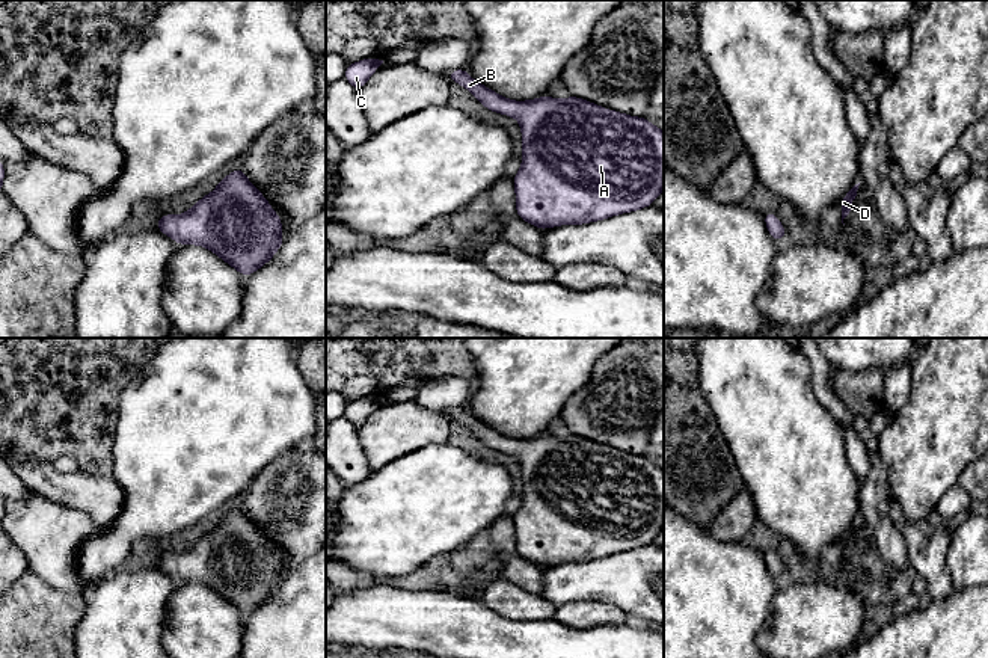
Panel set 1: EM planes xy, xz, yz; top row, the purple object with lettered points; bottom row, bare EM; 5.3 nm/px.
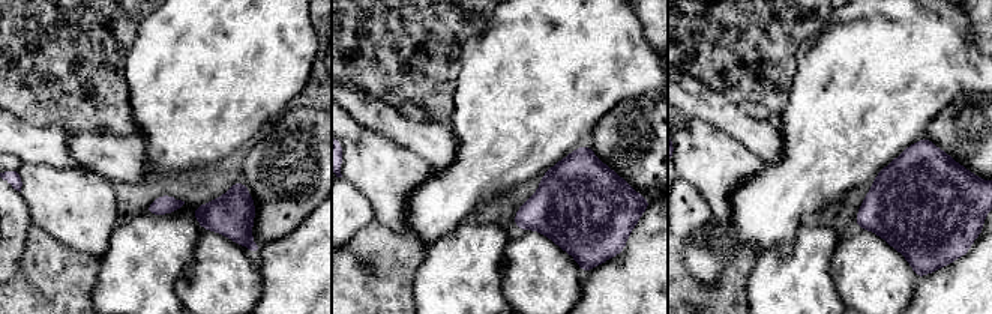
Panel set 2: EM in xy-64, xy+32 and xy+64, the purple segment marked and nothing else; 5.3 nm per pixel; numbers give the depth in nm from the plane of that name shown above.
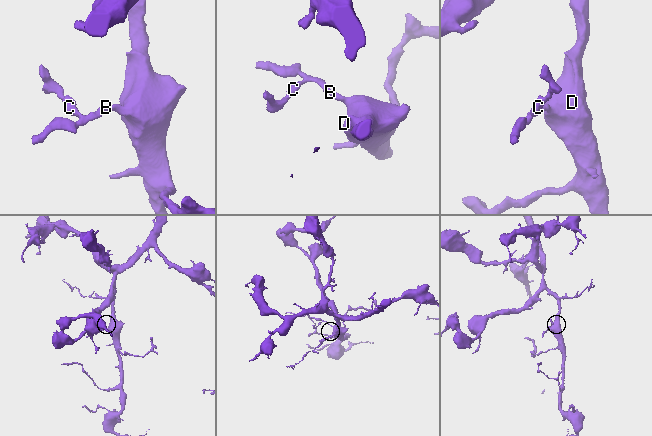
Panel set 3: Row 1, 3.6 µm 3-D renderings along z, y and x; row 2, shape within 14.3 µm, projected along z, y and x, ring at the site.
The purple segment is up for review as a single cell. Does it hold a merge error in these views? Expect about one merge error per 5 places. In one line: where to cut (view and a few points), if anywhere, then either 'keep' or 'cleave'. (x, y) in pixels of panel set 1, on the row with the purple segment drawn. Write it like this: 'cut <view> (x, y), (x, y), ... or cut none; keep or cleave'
cut none; keep

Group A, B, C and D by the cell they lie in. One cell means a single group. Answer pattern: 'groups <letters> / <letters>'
groups A B C D

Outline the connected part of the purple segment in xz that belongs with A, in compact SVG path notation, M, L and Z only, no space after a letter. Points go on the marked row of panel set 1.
M465 68L450 71L446 78L466 88L484 109L517 119L522 130L522 166L511 178L516 214L532 226L543 231L632 213L650 207L664 190L664 131L646 118L603 109L573 95L563 101L546 94L535 100L513 101L474 80Z

